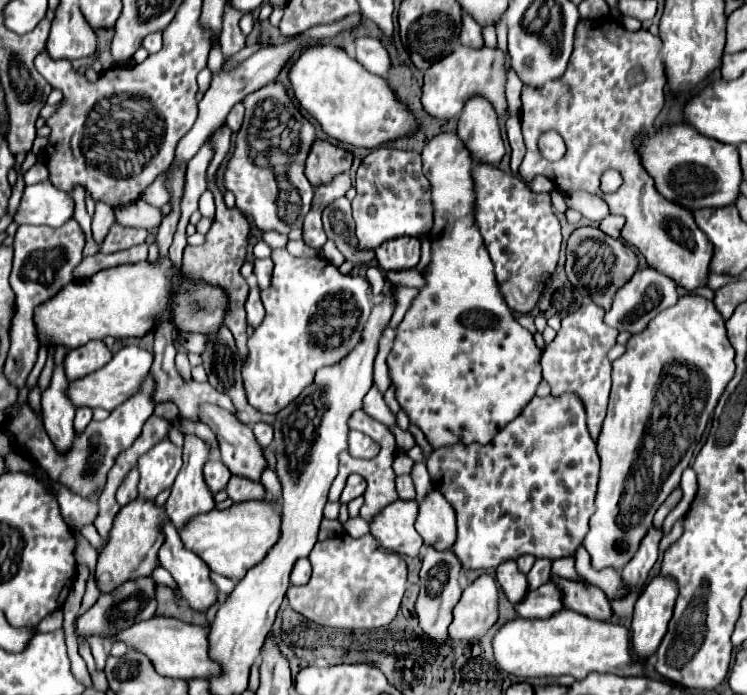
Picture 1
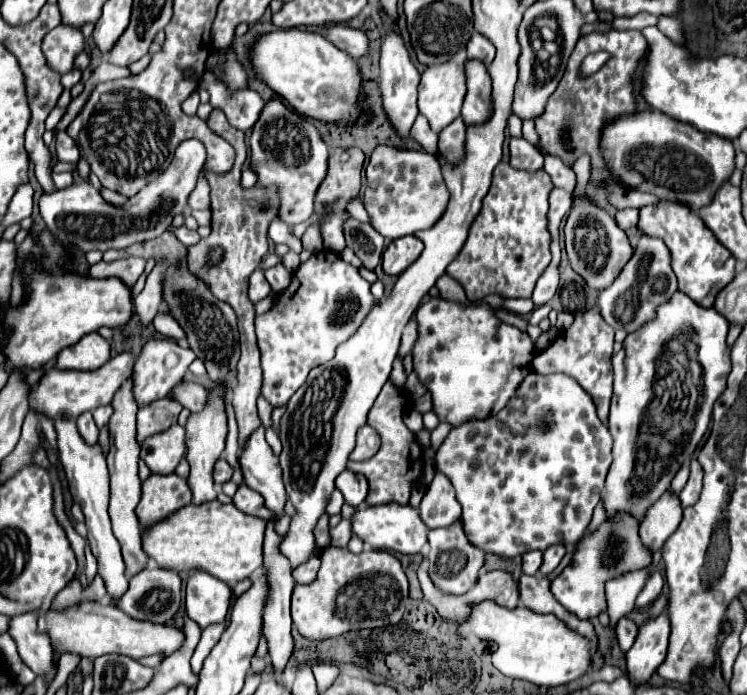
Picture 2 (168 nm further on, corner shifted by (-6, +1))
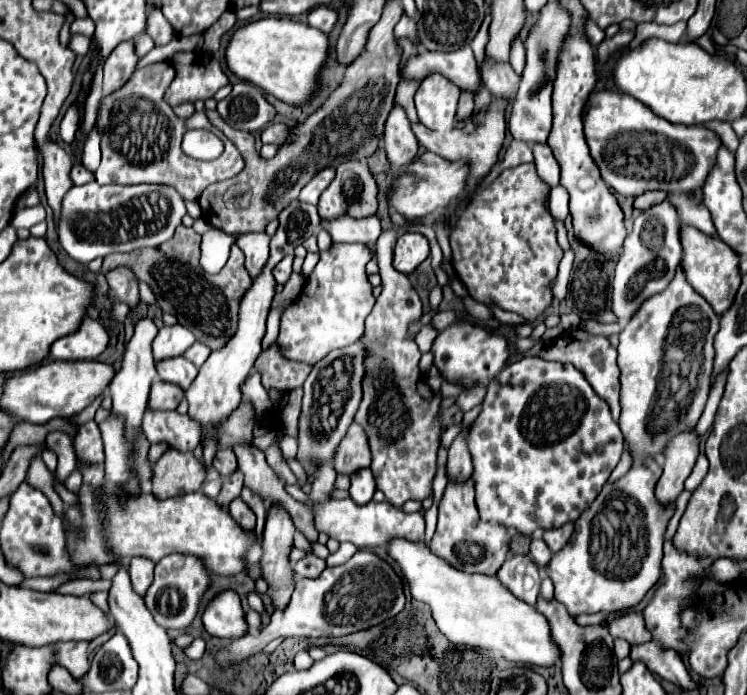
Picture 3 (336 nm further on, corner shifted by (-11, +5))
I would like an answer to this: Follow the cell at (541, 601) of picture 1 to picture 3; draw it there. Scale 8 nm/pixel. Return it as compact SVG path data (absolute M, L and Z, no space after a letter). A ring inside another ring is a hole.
M636 457L630 471L614 483L606 483L600 495L588 505L588 511L580 515L574 523L572 539L564 551L558 551L544 567L544 575L554 583L554 599L560 601L568 613L620 613L634 609L644 595L656 585L660 579L660 561L662 561L662 543L664 533L668 527L670 517L674 515L676 505L668 503L662 505L656 495L654 487L662 475L662 467L652 457Z

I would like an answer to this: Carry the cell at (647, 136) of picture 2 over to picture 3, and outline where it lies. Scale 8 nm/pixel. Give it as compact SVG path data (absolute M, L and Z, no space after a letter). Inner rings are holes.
M610 89L590 93L582 121L590 155L598 165L602 179L622 197L636 197L652 189L664 189L670 193L700 189L720 147L720 139L714 131L668 123L638 99Z

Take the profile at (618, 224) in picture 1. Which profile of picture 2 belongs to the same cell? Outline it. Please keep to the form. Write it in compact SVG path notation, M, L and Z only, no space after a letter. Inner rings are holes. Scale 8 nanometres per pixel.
M621 209L617 211L615 215L615 223L625 231L629 227L635 227L637 225L637 219L639 219L639 209Z

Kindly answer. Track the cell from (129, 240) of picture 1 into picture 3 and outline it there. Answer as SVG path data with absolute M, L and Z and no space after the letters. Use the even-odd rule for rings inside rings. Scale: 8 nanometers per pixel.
M180 225L174 237L156 249L144 247L132 253L112 253L104 257L102 273L112 271L116 267L132 269L140 281L150 285L162 311L174 315L178 323L188 327L200 343L208 345L210 349L220 349L236 333L240 299L250 287L252 277L246 273L244 253L236 245L232 245L228 263L216 275L210 275L204 269L200 273L198 261L200 261L200 235L192 227Z

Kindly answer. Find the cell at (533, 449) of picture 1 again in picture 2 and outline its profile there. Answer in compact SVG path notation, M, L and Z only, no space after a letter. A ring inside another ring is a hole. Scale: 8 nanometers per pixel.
M529 373L525 377L525 381L521 383L521 387L517 389L517 395L497 415L489 417L487 421L469 421L461 427L451 429L451 433L447 435L443 445L439 447L439 453L435 455L435 469L441 471L443 475L447 475L451 479L451 485L455 487L457 501L463 507L463 517L461 517L463 529L465 529L465 535L471 541L471 545L479 547L485 553L493 553L493 555L499 555L499 557L505 557L505 559L513 559L513 557L519 557L527 551L535 551L535 549L545 551L547 547L559 545L559 543L563 543L563 547L567 547L567 549L573 549L579 543L579 539L587 531L593 509L601 501L605 475L607 475L609 465L611 465L611 443L613 443L613 439L607 431L607 425L603 425L599 421L591 395L587 395L587 391L583 391L583 387L579 387L579 383L575 383L575 379L561 375L561 373L557 373L557 375Z

